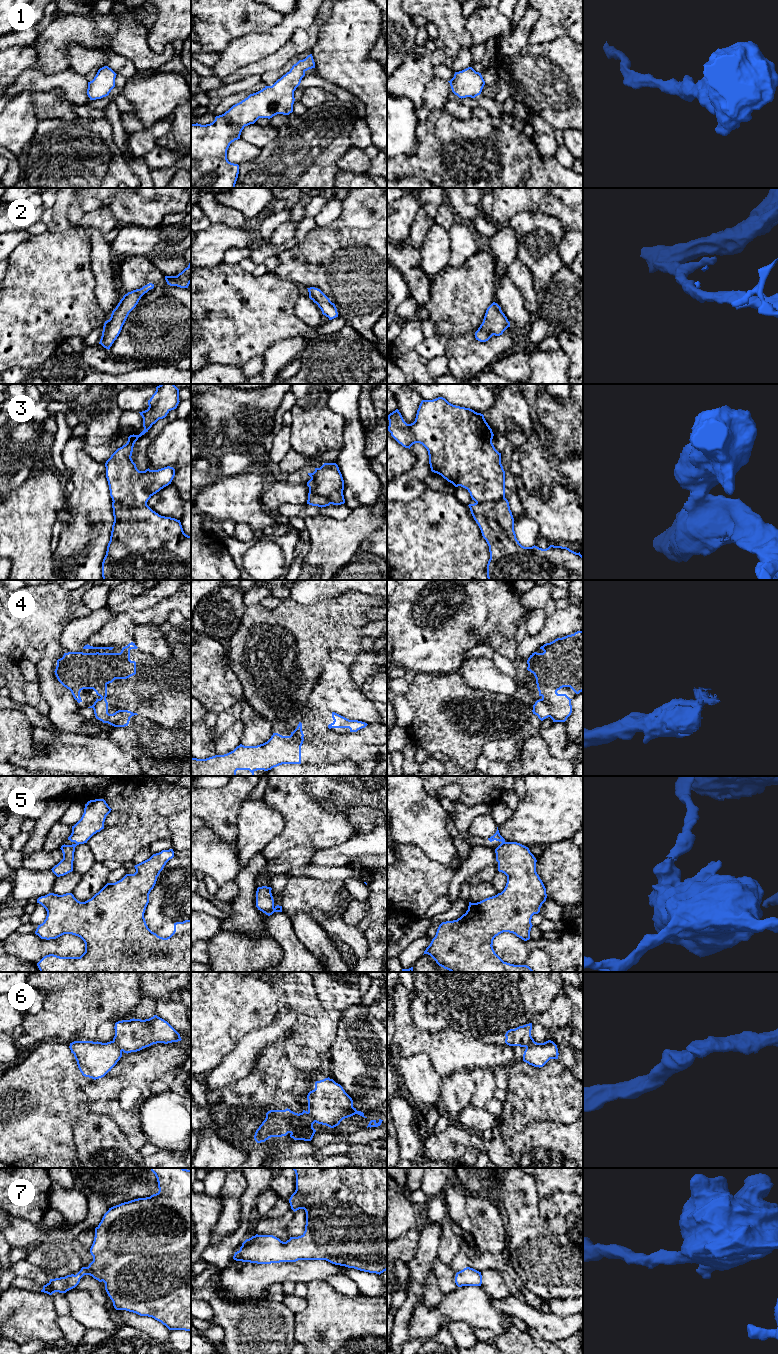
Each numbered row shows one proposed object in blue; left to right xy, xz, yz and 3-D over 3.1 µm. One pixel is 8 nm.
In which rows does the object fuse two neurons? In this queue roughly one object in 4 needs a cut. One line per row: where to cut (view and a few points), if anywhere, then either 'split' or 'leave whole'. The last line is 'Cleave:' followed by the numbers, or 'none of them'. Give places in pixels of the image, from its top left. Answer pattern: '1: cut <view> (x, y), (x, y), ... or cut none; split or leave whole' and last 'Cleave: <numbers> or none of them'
1: cut none; leave whole
2: cut none; leave whole
3: cut xy (113, 500), (134, 506), (146, 505); split
4: cut yz (539, 699), (546, 707), (549, 716); split
5: cut yz (505, 842), (499, 846); split
6: cut xy (112, 1041), (121, 1051); split
7: cut none; leave whole
Cleave: 3, 4, 5, 6

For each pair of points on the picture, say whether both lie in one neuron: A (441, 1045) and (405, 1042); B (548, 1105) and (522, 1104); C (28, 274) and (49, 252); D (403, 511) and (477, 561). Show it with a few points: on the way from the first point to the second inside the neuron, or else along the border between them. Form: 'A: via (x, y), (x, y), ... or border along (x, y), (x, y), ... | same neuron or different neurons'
A: via (432, 1043), (414, 1042) | same neuron
B: via (542, 1104), (528, 1104) | same neuron
C: via (33, 269), (45, 257) | same neuron
D: via (421, 529), (453, 561), (459, 561) | same neuron

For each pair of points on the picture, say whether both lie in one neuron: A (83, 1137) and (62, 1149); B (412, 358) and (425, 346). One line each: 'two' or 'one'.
A: two
B: two

